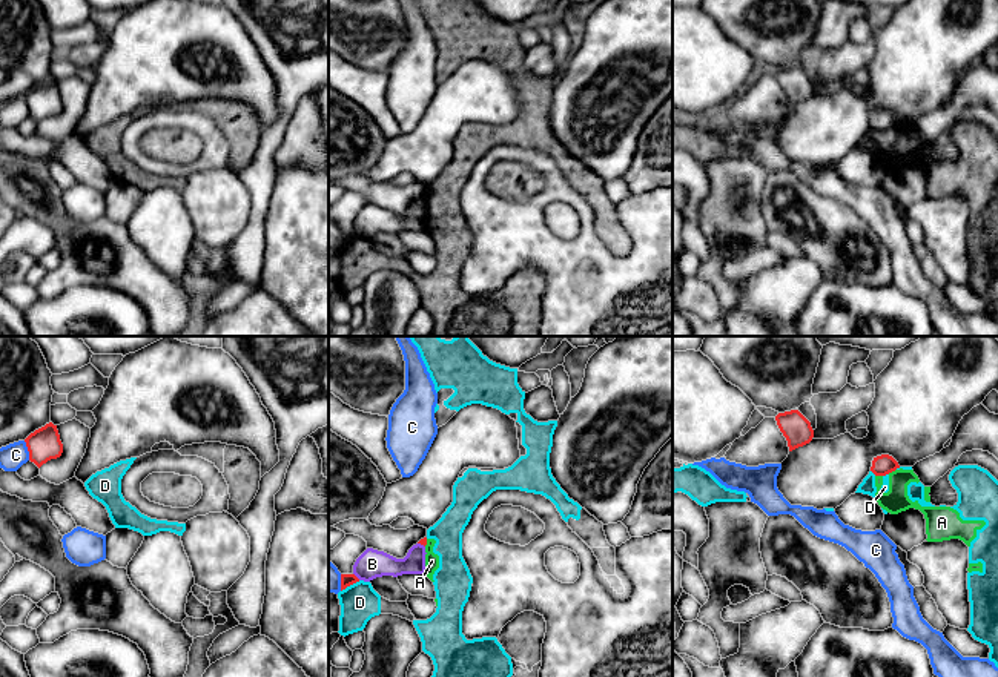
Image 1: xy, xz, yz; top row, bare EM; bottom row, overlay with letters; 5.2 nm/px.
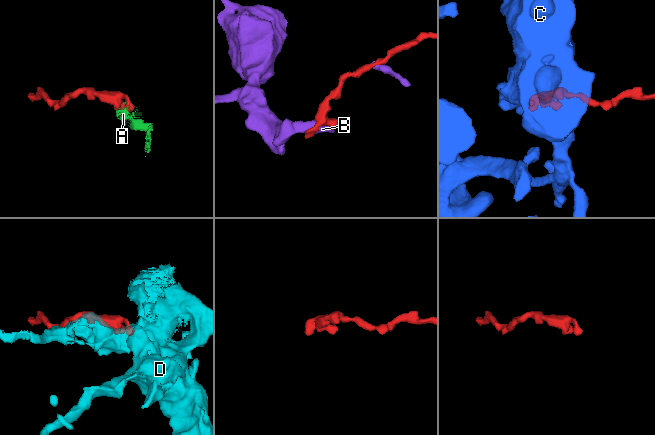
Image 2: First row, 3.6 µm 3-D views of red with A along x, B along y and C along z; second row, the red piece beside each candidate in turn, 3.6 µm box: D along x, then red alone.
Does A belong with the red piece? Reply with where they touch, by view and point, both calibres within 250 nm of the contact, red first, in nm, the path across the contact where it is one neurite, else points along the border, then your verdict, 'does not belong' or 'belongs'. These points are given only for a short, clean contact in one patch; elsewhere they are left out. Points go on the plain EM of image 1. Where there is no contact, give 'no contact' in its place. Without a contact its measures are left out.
contact yz (891, 128); calibres 110 and 130 nm; border yz (895, 125), (888, 129); does not belong

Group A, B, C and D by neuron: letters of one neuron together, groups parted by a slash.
A D / B / C

